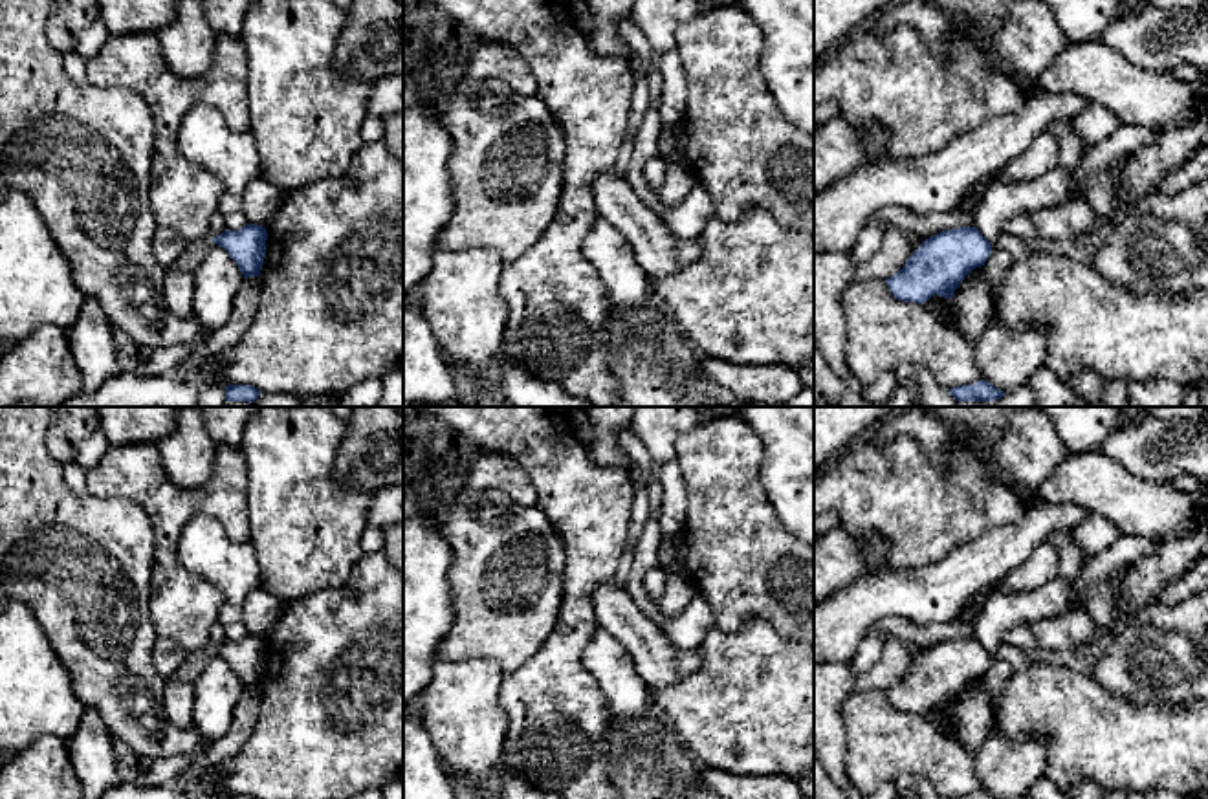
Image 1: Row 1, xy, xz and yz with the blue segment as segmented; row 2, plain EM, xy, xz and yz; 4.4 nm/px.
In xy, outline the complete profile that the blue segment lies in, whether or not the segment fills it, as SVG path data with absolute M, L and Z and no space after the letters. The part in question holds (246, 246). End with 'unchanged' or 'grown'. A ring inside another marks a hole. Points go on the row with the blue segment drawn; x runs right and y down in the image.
M247 224L238 231L225 229L213 242L224 247L236 262L244 279L258 277L266 257L266 227Z; unchanged

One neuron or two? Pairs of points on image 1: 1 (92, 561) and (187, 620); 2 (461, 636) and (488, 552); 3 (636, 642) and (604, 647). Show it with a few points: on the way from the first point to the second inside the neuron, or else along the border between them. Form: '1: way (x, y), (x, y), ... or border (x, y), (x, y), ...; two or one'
1: border (153, 554), (149, 614), (158, 636); two
2: way (477, 616), (479, 572); one
3: border (600, 625), (629, 653), (636, 673), (644, 680); two

